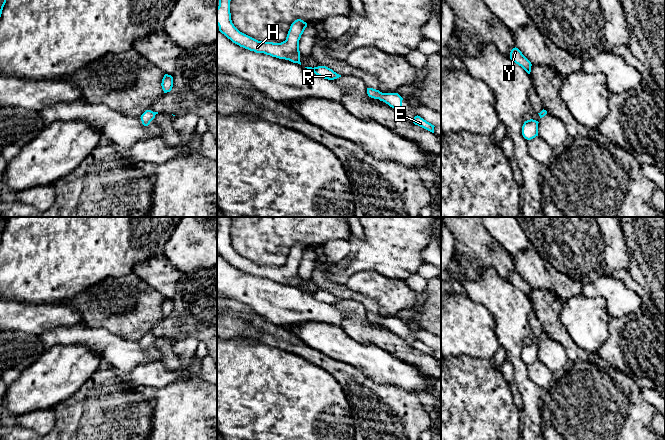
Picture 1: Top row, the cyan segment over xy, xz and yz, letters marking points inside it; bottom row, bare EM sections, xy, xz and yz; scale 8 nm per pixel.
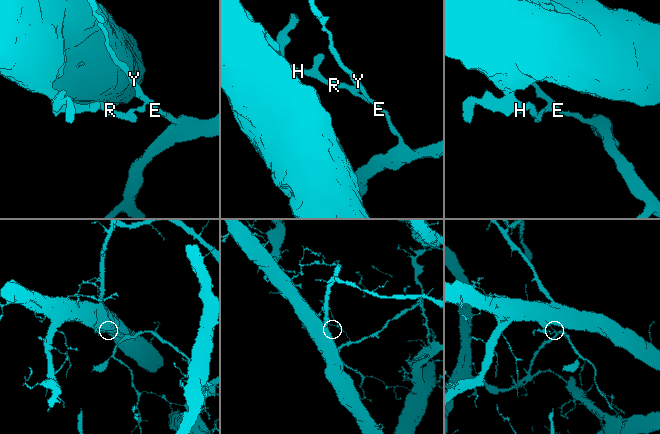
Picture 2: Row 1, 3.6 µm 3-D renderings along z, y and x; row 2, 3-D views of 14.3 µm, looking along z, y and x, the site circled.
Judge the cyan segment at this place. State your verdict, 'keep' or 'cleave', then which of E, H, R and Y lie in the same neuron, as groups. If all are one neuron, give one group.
cleave; E Y / H R

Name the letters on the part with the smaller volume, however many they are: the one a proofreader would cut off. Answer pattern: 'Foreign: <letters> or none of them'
Foreign: E, Y

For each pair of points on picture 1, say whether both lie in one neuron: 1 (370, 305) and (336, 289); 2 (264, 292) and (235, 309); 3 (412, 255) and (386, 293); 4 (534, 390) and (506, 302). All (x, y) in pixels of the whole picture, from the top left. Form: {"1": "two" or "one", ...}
{"1": "one", "2": "two", "3": "two", "4": "one"}

